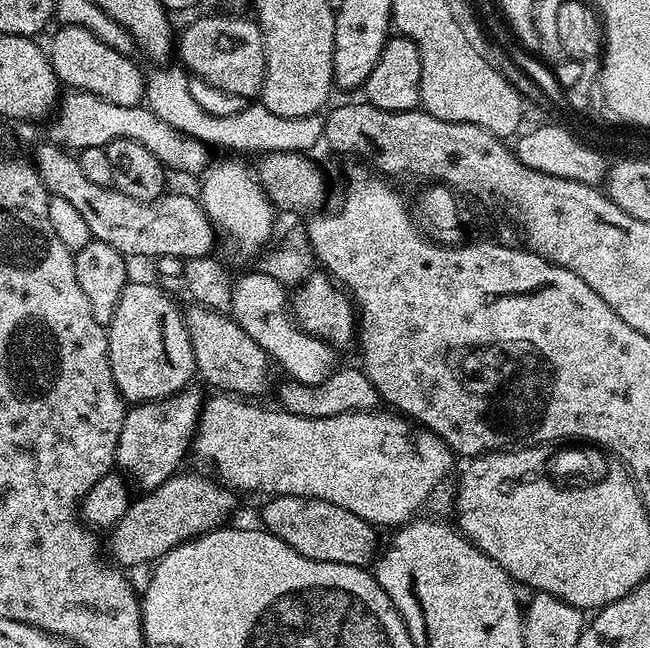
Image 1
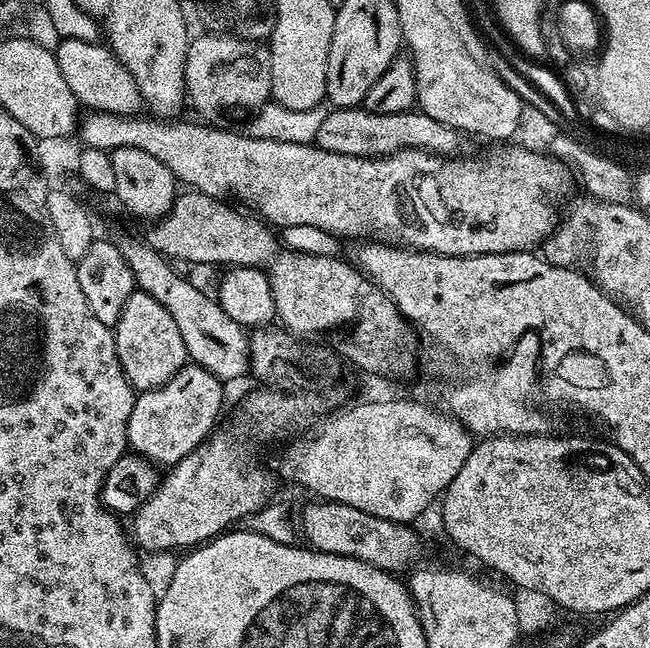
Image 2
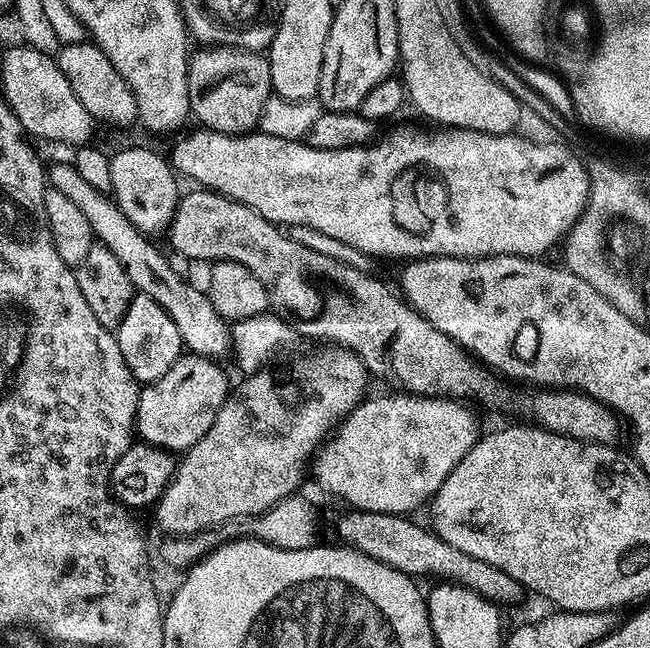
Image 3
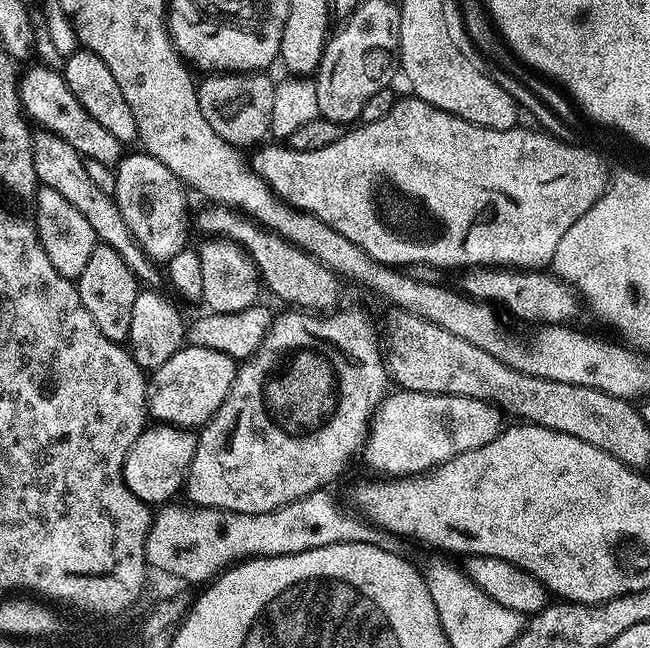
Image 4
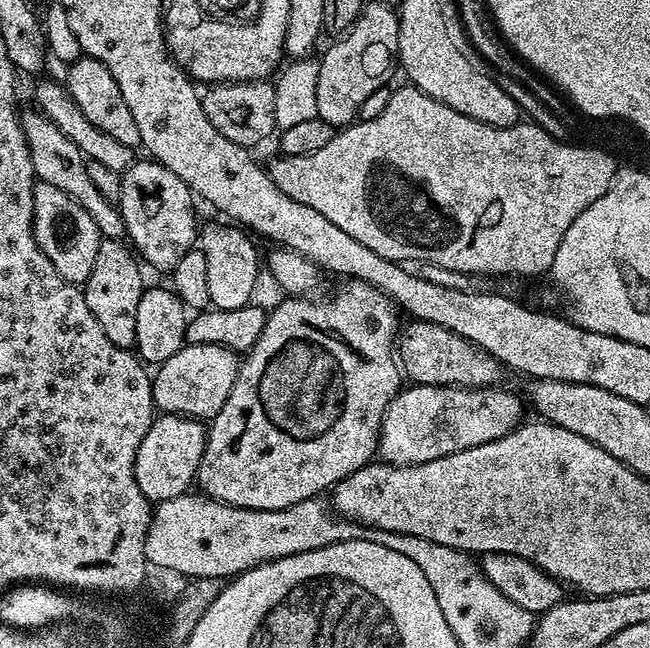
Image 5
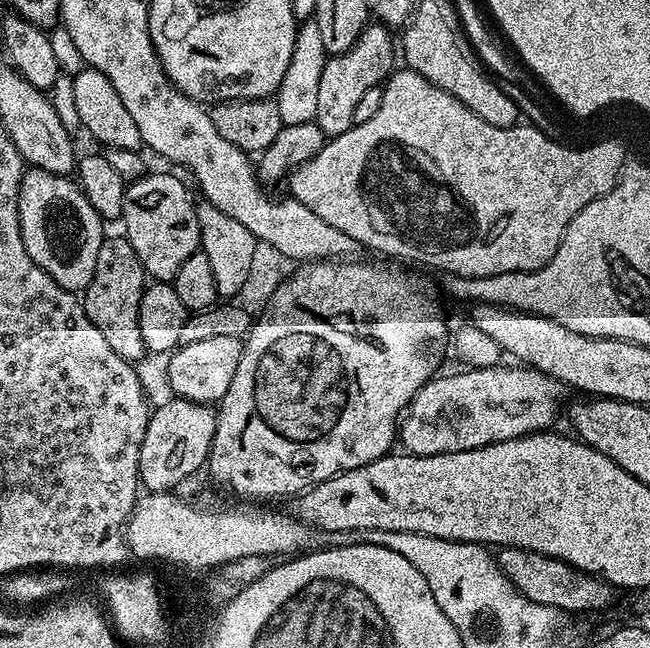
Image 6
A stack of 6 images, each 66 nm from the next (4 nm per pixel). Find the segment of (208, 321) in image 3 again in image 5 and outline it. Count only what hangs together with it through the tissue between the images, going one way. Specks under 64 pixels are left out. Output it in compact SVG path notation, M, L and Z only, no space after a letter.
M38 110L31 111L25 111L21 115L20 125L28 143L32 172L37 181L58 186L62 194L70 194L70 198L74 198L74 202L81 204L90 214L90 218L94 218L94 226L98 226L101 237L120 240L125 235L120 209L113 201L102 198L102 194L98 194L98 190L95 189L94 182L90 182L88 160L84 153L78 146L74 146L74 142L70 142L70 138L66 138L66 134L62 134L62 130L58 130L58 126L54 126L54 122L47 120Z

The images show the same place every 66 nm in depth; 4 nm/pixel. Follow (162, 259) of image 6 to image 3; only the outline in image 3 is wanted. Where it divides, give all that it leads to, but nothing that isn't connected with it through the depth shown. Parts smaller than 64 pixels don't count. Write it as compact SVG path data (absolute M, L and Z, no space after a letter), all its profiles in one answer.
M128 148L125 152L118 153L117 156L113 155L111 161L112 192L122 214L126 214L126 218L130 218L132 225L142 233L153 234L152 232L160 232L163 228L165 231L171 225L172 219L176 217L176 208L180 204L182 195L182 188L176 185L178 176L171 163L165 157L163 160L158 153L151 152L148 148Z

